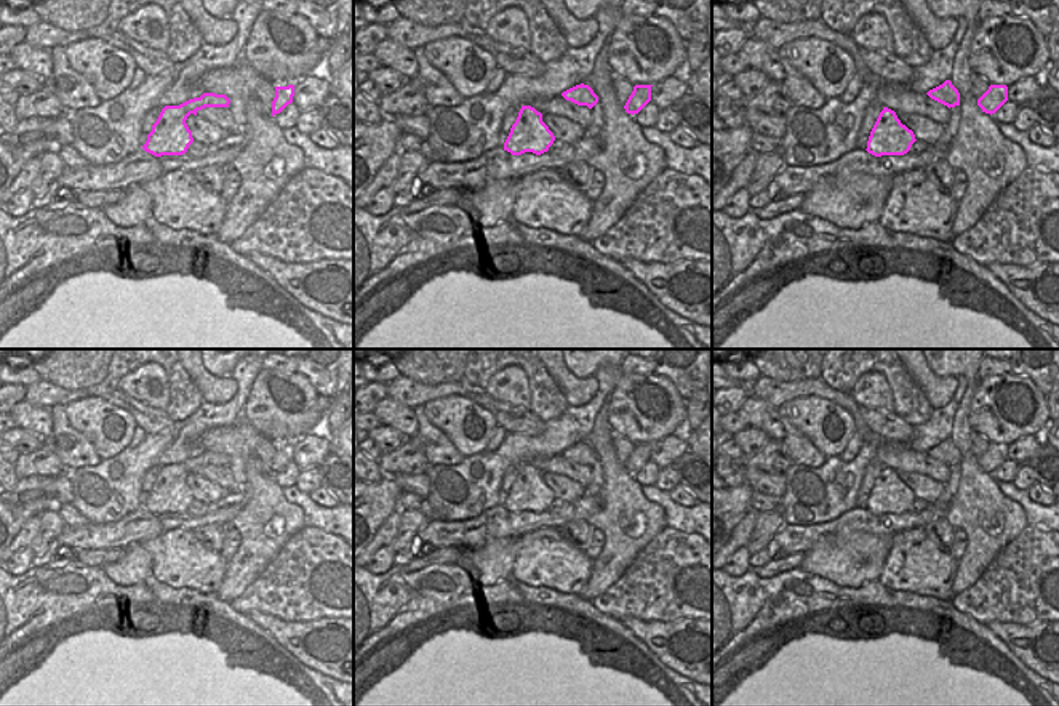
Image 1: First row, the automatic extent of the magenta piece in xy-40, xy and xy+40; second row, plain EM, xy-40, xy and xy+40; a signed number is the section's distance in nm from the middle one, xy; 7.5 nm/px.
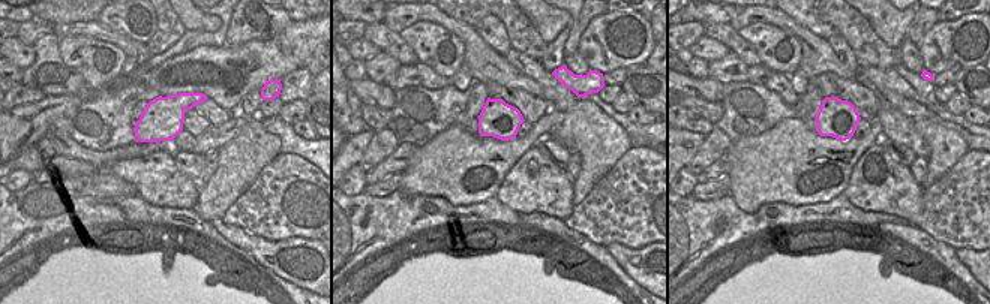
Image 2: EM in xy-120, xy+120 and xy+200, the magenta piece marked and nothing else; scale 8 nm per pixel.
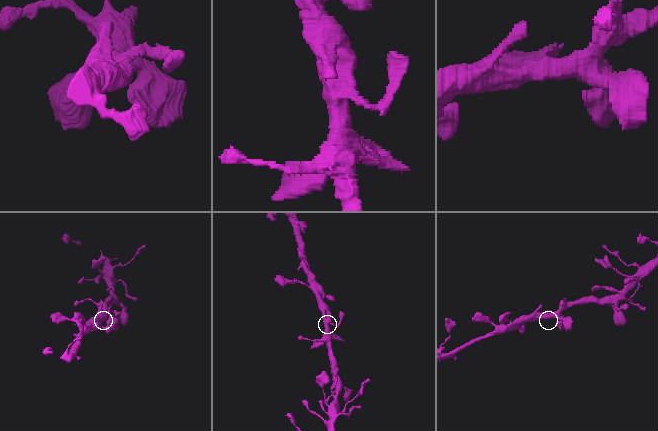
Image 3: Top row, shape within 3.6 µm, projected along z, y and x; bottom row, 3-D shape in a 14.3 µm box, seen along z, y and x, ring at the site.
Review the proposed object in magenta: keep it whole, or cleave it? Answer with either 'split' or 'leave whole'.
leave whole

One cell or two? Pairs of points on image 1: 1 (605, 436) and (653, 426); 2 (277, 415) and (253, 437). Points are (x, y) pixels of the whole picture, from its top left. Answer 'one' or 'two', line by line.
1: two
2: two

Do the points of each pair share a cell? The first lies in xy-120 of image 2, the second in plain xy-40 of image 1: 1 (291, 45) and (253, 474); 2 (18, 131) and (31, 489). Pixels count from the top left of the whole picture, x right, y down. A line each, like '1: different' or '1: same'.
1: different
2: same

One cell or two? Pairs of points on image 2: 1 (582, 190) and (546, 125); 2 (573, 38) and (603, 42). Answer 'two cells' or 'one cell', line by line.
1: two cells
2: two cells

